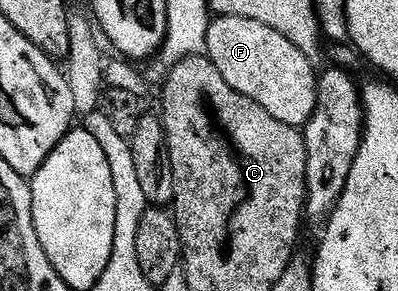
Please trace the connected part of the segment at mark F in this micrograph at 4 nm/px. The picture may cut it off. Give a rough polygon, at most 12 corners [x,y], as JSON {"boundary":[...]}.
{"boundary":[[216,16],[206,56],[273,119],[313,115],[316,66],[257,19]]}

